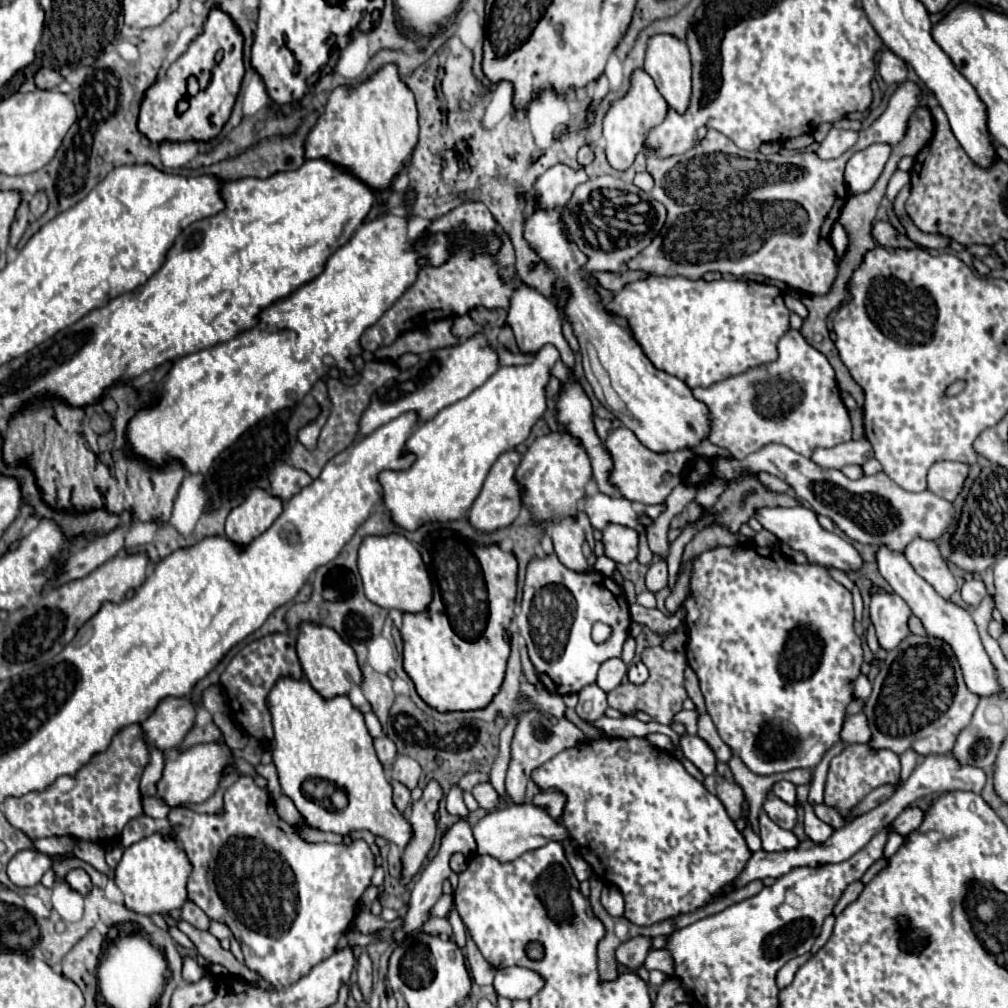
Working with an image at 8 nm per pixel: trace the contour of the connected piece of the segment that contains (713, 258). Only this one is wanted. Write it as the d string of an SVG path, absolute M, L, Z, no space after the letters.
M905 81L893 93L885 113L865 131L859 131L857 143L845 151L841 157L823 161L815 153L795 153L795 155L771 155L765 157L759 151L741 151L729 137L709 129L707 135L683 155L659 157L653 147L645 147L643 155L647 161L647 171L651 173L655 185L651 197L665 205L667 221L661 233L645 247L637 257L633 257L627 267L631 271L645 271L649 275L665 277L685 277L701 279L707 271L741 275L763 275L789 285L803 295L827 295L837 279L837 255L831 247L831 229L839 219L843 205L849 199L849 189L845 183L845 165L849 157L873 143L897 145L905 133L913 111L919 107L921 89L913 81Z

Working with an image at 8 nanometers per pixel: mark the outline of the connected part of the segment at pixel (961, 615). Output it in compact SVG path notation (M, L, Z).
M879 547L879 551L877 551L877 565L879 565L879 573L891 585L891 589L901 599L905 599L905 603L911 607L913 615L917 615L921 619L927 635L949 643L949 647L953 649L953 653L957 657L957 663L959 663L959 667L963 671L963 679L965 679L967 689L971 693L979 695L979 697L991 697L991 695L1001 693L1001 685L997 681L997 669L995 669L995 665L991 663L989 655L983 649L981 637L977 633L977 625L971 619L969 611L959 607L959 605L955 605L949 599L943 599L921 575L915 573L915 569L909 565L909 561L903 555L891 553L887 547Z

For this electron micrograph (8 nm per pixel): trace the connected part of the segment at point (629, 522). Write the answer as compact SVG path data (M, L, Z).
M597 493L593 497L585 499L583 511L587 513L593 529L605 529L611 523L633 527L639 533L643 531L643 525L637 521L637 511L631 501L625 497L609 497L603 493Z

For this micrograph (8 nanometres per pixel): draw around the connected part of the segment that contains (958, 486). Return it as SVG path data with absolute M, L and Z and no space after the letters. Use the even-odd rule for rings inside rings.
M941 461L939 465L933 465L927 475L929 491L937 493L939 497L947 501L955 501L957 495L963 489L963 483L969 475L969 465L959 461Z

